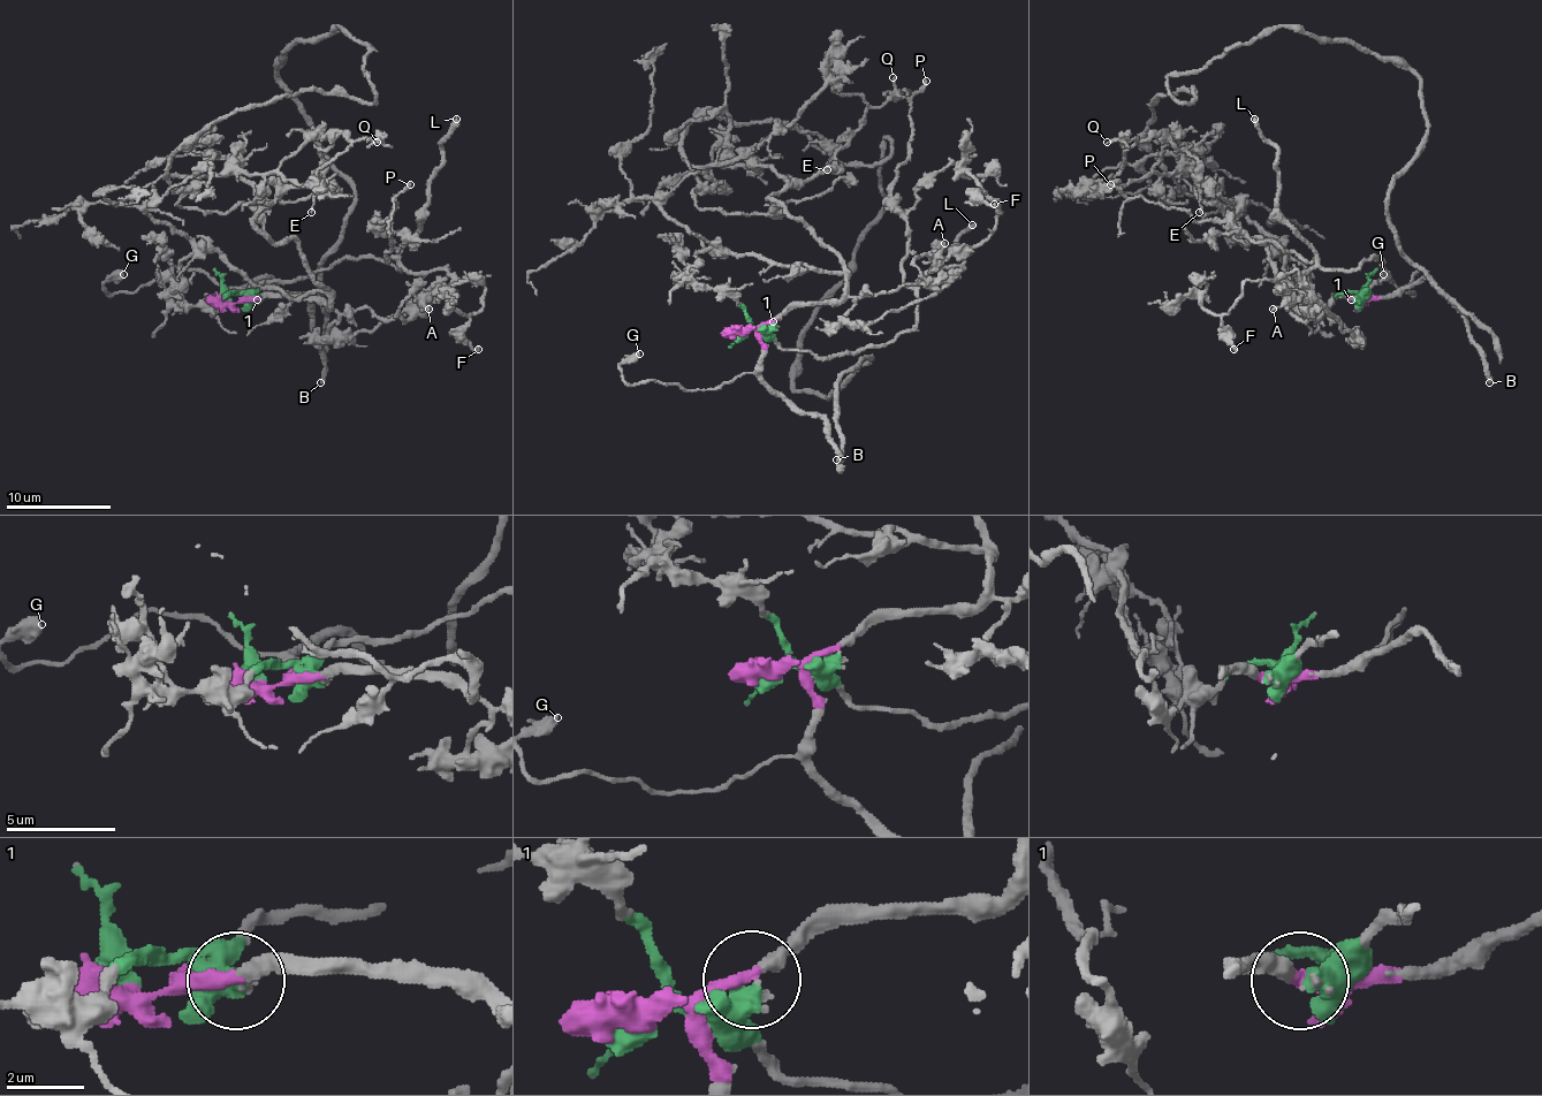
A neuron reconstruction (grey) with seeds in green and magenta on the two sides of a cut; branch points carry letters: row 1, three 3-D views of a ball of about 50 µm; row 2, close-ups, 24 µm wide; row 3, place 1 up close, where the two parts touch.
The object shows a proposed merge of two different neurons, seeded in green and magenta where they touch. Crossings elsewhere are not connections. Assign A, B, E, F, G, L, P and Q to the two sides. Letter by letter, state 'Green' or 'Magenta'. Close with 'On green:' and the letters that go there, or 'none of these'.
A: Green
B: Magenta
E: Magenta
F: Green
G: Magenta
L: Green
P: Green
Q: Magenta
On green: A, F, L, P

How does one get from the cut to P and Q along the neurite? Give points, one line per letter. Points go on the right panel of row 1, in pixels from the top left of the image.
P: (1365, 299), (1359, 294), (1385, 275), (1377, 257), (1357, 271), (1322, 267), (1175, 207), (1125, 197), (1109, 183)
Q: (1365, 299), (1336, 297), (1312, 307), (1277, 279), (1259, 238), (1244, 242), (1195, 160), (1159, 134), (1107, 142)

